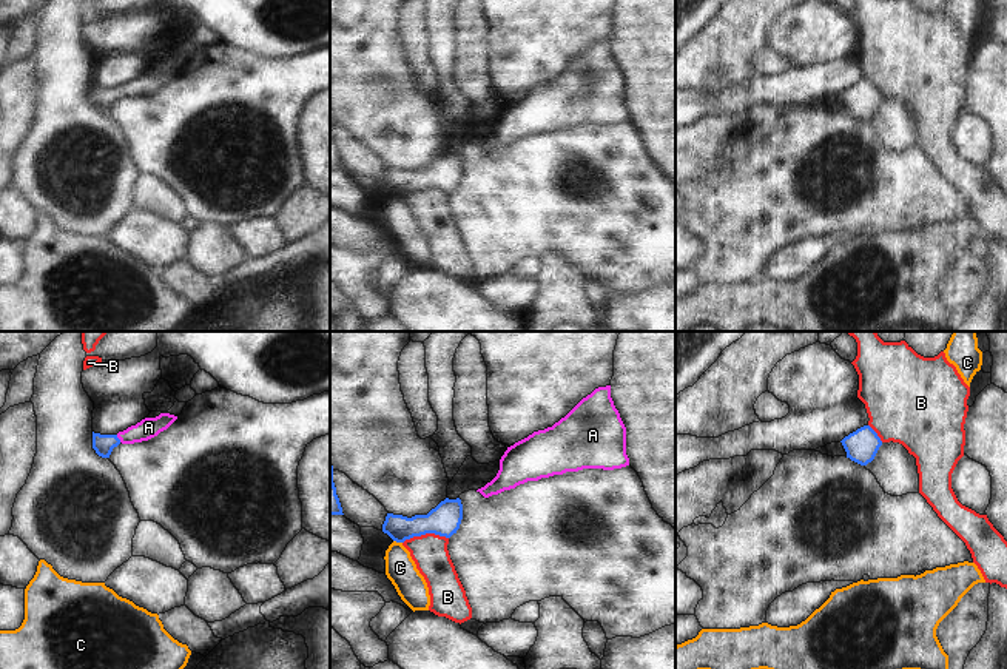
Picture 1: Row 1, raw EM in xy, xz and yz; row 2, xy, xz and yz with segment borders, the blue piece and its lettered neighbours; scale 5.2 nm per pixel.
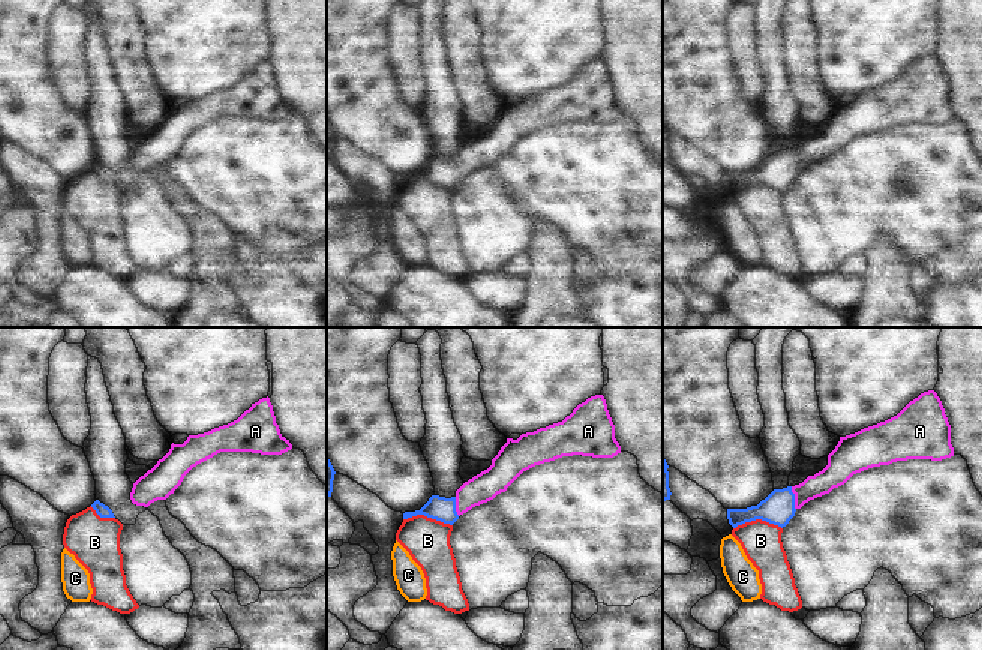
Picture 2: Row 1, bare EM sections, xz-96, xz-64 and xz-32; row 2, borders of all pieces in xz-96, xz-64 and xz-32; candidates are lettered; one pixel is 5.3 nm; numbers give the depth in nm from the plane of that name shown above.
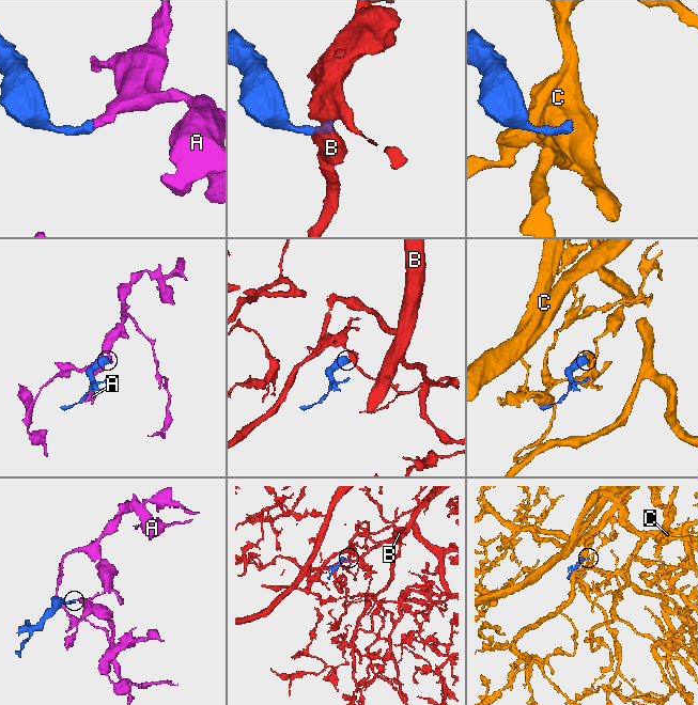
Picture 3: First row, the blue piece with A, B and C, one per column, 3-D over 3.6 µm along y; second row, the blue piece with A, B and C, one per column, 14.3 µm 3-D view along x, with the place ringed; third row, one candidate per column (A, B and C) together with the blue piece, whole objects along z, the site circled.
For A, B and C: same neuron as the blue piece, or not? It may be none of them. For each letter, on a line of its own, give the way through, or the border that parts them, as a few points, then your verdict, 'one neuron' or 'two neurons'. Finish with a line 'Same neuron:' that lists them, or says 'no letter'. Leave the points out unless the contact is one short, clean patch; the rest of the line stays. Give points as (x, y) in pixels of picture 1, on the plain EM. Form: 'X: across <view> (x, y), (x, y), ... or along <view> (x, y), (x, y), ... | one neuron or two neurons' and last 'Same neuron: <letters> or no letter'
A: across xy (104, 99), (117, 93), (130, 91), (148, 82) | one neuron
B: along xz (447, 191), (424, 188), (414, 190), (403, 198) | two neurons
C: two neurons
Same neuron: A

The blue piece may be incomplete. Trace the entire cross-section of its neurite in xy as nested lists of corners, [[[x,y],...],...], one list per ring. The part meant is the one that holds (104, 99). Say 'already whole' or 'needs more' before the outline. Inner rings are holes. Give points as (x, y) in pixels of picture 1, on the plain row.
needs more; [[[160,68],[156,72],[145,72],[136,80],[128,82],[117,89],[100,89],[93,86],[93,103],[102,113],[109,113],[114,102],[122,99],[134,99],[148,96],[157,91],[160,86],[167,85],[177,71],[170,68]]]

